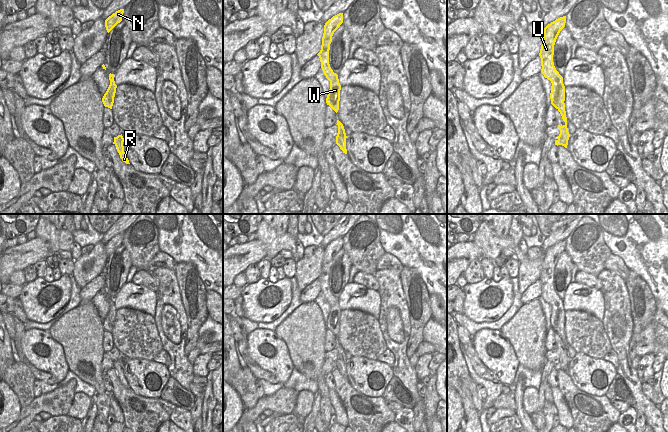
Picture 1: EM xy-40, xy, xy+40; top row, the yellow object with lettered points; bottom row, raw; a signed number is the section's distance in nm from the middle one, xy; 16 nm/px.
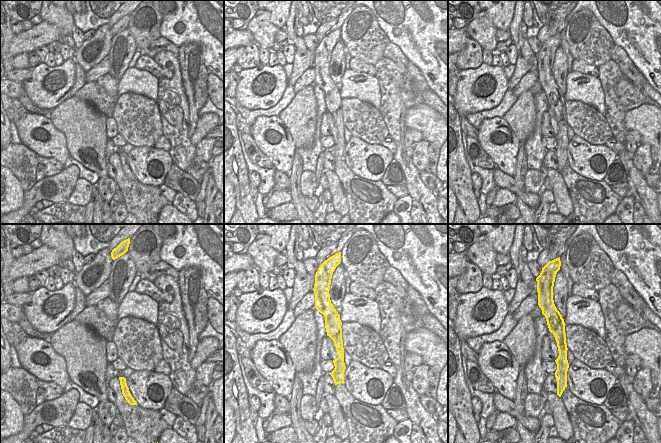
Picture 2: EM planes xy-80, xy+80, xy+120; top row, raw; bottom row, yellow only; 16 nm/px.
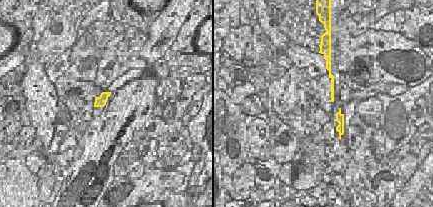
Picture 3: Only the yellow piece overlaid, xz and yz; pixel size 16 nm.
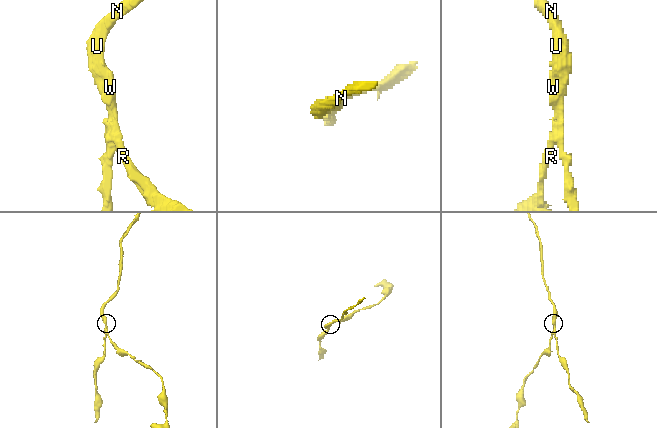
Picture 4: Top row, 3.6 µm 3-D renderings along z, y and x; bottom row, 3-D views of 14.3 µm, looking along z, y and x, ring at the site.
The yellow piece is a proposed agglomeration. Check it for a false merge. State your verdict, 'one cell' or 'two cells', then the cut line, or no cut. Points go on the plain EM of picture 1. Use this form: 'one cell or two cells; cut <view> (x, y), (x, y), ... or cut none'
two cells; cut xy (346, 361), (339, 359), (336, 363)

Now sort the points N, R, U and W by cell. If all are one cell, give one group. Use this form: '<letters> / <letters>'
N U W / R

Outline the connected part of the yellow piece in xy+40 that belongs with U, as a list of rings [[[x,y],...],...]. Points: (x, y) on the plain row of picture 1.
[[[566,240],[560,241],[551,246],[544,252],[544,260],[540,273],[539,280],[541,282],[541,297],[545,302],[551,305],[551,328],[560,336],[565,348],[563,350],[558,349],[560,358],[558,363],[555,364],[555,369],[562,369],[570,358],[567,352],[567,341],[565,335],[565,310],[563,308],[563,301],[556,294],[553,286],[554,269],[560,255],[565,251]]]

